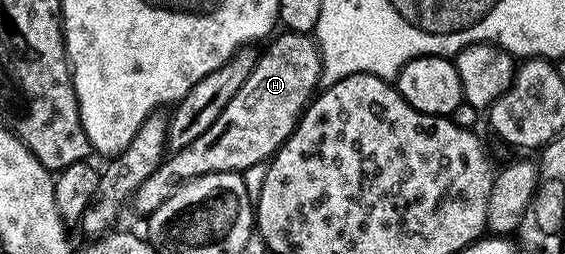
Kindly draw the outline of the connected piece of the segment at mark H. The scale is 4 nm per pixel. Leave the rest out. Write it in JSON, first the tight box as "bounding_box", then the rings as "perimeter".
{"bounding_box":[131,34,321,216],"perimeter":[[[279,34],[268,43],[270,46],[265,51],[258,53],[251,76],[247,76],[243,88],[231,96],[231,104],[219,112],[219,120],[215,120],[199,140],[191,140],[187,148],[172,151],[155,172],[139,184],[131,206],[142,216],[155,213],[182,184],[193,178],[215,172],[246,172],[252,166],[268,163],[281,149],[321,82],[321,52],[308,34]]]}

